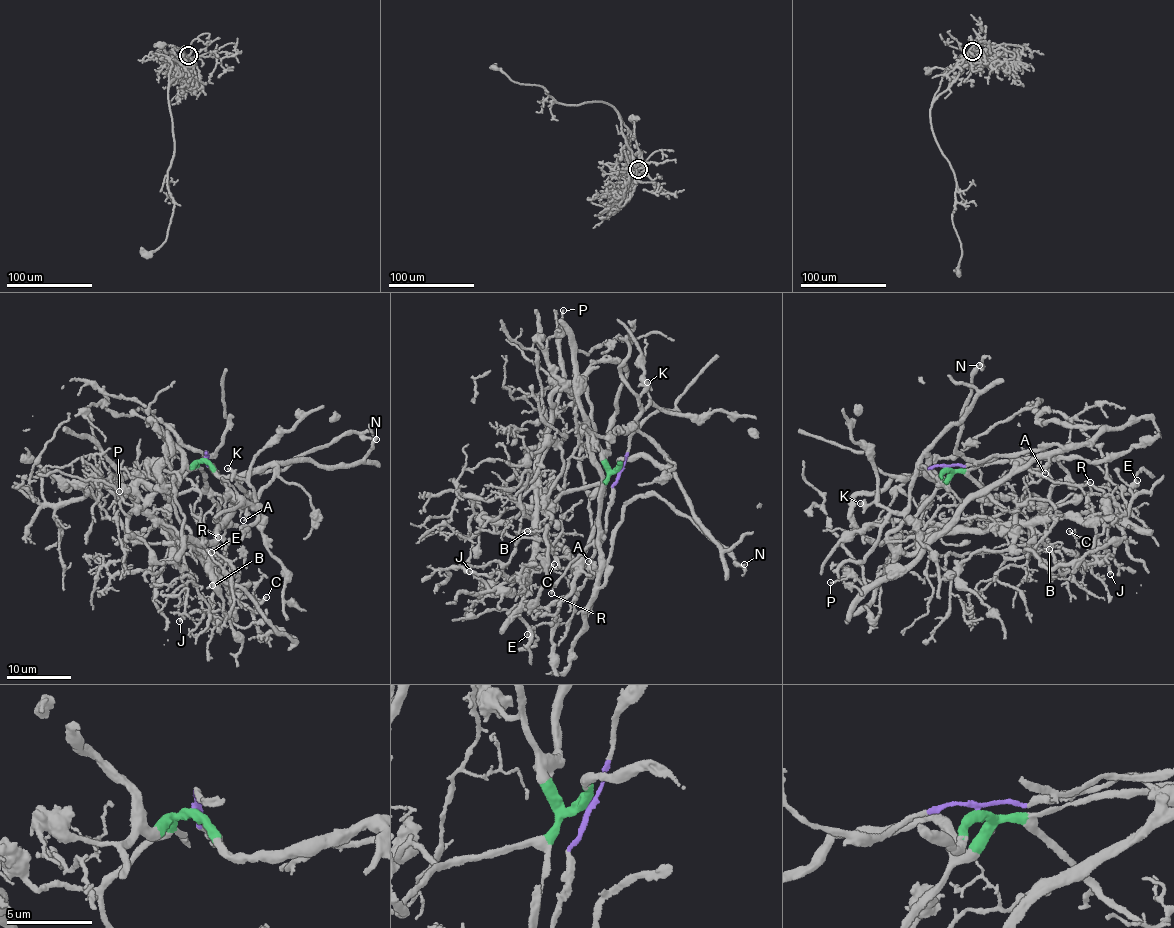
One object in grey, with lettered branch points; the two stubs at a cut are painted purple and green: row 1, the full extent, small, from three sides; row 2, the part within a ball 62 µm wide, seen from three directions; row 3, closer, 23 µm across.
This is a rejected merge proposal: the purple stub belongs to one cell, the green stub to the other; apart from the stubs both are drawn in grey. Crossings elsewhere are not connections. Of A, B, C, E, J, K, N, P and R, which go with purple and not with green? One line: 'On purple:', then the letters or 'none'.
On purple: A, N, R

